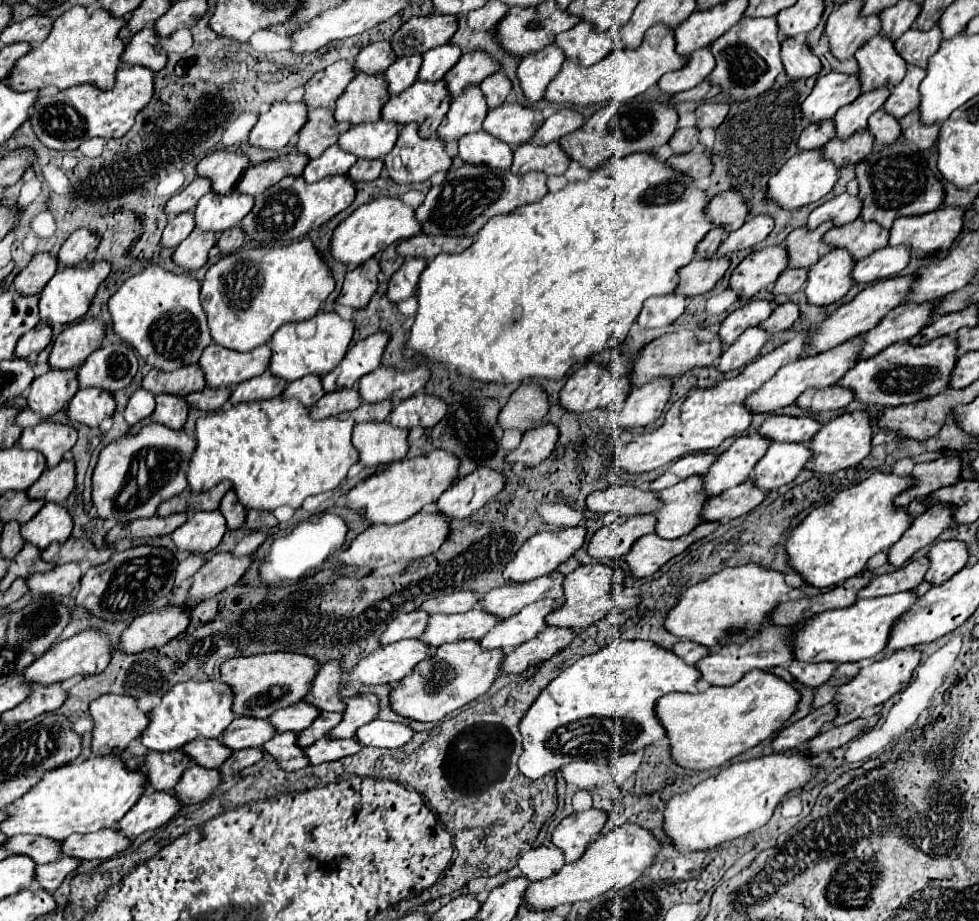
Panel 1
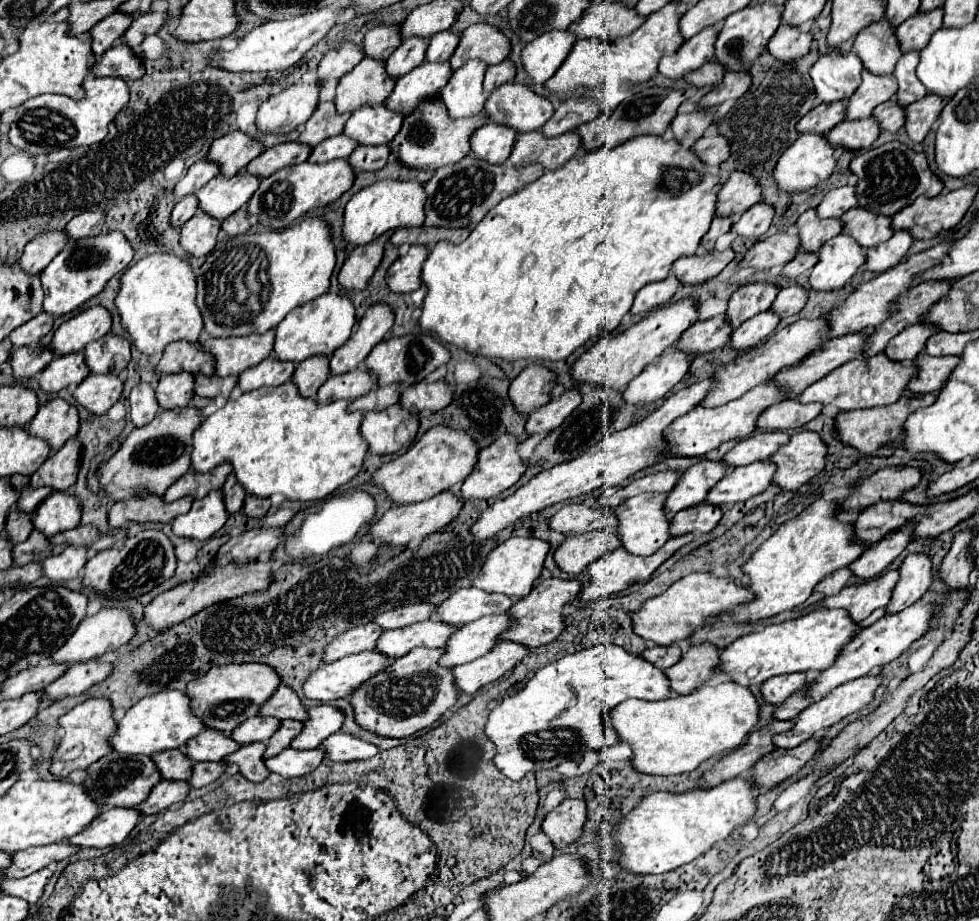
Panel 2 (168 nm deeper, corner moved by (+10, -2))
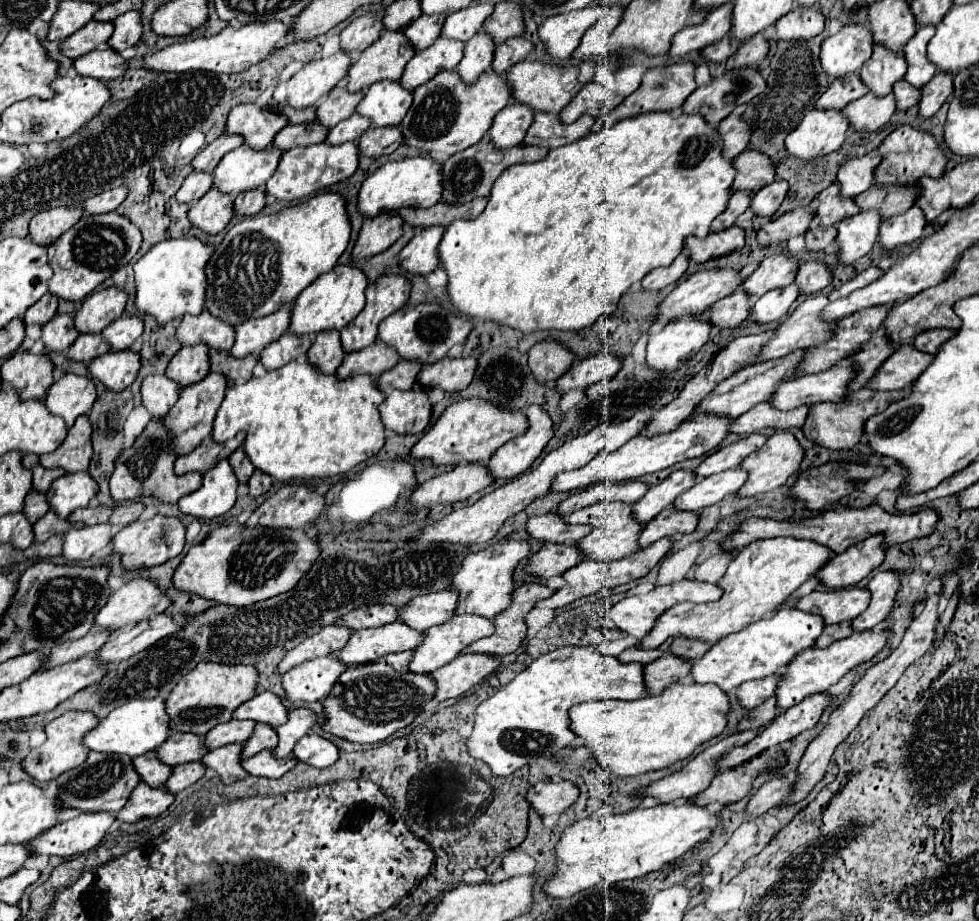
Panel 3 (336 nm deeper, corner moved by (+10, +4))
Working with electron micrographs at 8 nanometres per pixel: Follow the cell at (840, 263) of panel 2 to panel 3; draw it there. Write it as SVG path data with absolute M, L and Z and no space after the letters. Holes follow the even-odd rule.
M860 211L852 217L846 217L838 225L838 263L840 265L852 265L860 257L864 257L876 237L878 237L878 225L880 225L880 215L876 211Z

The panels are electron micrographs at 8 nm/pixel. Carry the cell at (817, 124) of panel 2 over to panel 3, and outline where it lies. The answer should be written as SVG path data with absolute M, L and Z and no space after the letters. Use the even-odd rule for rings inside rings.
M852 73L852 77L844 77L844 81L832 81L832 85L820 95L816 101L816 109L842 109L848 103L864 97L868 89L864 89L864 83L860 81L858 73Z

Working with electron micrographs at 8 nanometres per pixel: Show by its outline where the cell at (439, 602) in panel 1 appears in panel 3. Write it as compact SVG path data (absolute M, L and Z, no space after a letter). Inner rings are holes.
M368 605L364 609L356 609L348 613L348 617L342 617L338 623L358 631L366 627L380 627L380 625L392 623L398 617L400 617L400 609L394 605Z

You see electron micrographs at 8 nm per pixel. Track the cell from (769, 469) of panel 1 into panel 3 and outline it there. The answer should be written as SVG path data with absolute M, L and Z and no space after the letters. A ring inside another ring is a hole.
M736 467L722 473L716 473L712 477L702 477L696 481L696 485L688 491L684 491L676 501L674 509L686 509L686 511L700 511L704 507L710 507L724 497L736 493L748 479L748 471Z

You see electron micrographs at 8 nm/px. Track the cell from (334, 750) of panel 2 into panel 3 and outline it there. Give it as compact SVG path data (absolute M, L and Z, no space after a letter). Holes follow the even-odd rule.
M308 735L308 737L304 737L296 743L296 749L292 751L292 755L298 761L310 763L318 769L324 769L324 767L338 761L340 749L338 749L336 743L332 743L332 741L328 741L320 735Z

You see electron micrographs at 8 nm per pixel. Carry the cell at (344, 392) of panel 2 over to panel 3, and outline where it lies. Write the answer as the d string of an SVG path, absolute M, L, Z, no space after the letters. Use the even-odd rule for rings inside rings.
M378 341L372 343L368 349L350 353L344 357L342 365L336 371L338 379L350 379L356 375L370 375L380 377L388 369L392 369L398 363L396 349L388 349L386 345L380 345Z

